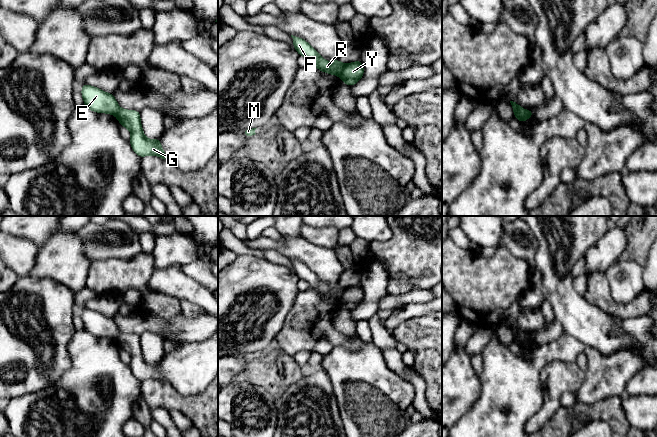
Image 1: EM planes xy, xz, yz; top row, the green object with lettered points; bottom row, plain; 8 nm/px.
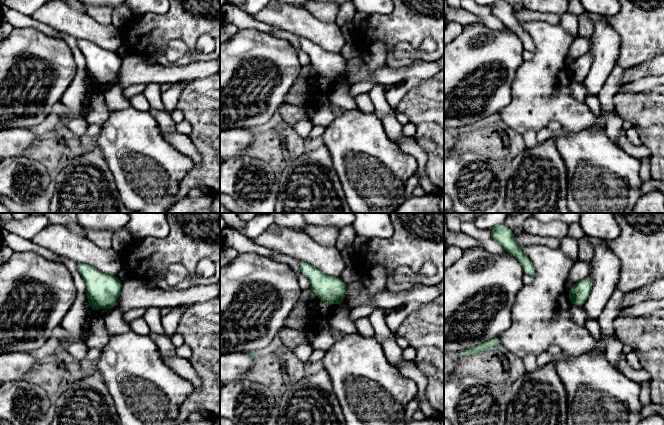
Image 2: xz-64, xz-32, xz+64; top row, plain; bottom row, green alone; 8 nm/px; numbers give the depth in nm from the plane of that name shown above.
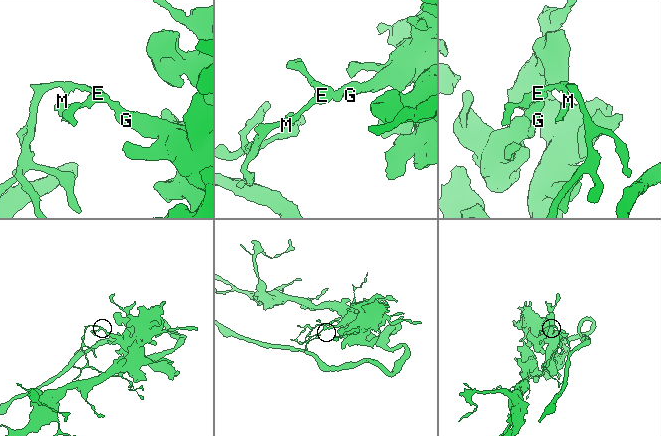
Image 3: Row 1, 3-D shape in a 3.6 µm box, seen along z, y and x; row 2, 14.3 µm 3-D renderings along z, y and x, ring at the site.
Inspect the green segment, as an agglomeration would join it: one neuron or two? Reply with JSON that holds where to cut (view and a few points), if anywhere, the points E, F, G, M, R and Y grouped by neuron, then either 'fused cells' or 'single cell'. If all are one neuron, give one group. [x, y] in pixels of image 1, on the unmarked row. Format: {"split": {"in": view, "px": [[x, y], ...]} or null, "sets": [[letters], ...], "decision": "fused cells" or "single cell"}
{"split": {"in": "xz", "px": [[345, 289], [340, 299]]}, "sets": [["E", "F", "M", "R"], ["G", "Y"]], "decision": "fused cells"}

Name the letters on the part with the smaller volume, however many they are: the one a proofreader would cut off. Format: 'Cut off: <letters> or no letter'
Cut off: E, F, M, R

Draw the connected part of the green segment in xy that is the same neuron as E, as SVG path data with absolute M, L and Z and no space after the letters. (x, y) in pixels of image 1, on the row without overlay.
M83 308L82 321L84 330L97 337L117 339L120 331L113 318L106 317L97 311Z

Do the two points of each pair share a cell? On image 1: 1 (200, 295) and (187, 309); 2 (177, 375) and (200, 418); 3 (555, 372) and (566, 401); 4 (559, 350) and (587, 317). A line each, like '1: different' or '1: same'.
1: different
2: different
3: different
4: different

